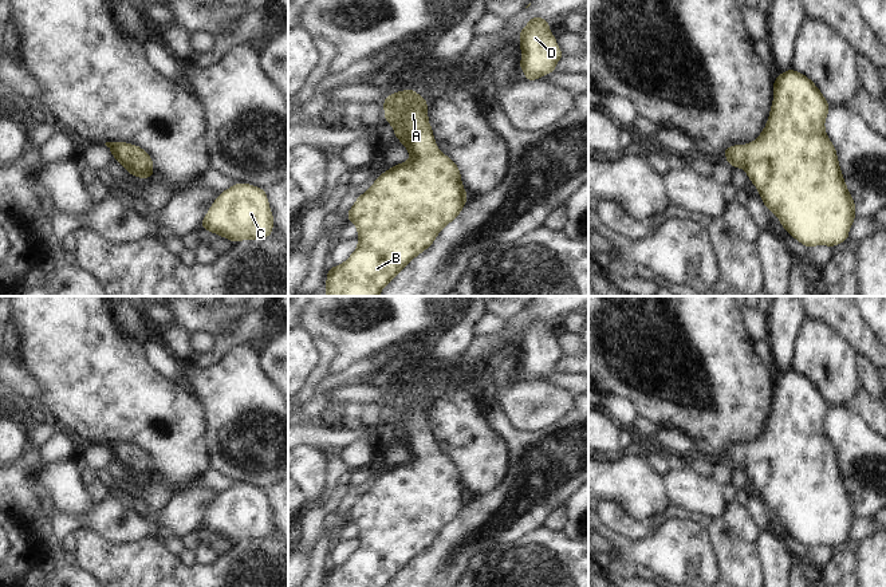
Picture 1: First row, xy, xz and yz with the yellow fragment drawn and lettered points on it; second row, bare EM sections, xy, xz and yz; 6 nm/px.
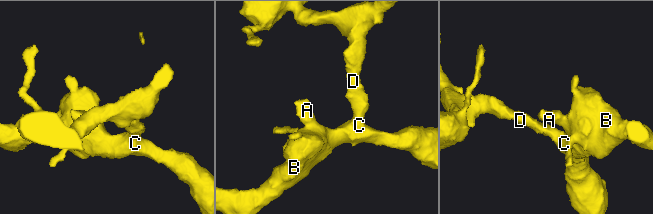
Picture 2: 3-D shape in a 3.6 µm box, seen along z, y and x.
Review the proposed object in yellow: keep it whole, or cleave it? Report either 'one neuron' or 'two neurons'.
one neuron

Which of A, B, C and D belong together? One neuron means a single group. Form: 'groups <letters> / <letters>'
groups A B C D

